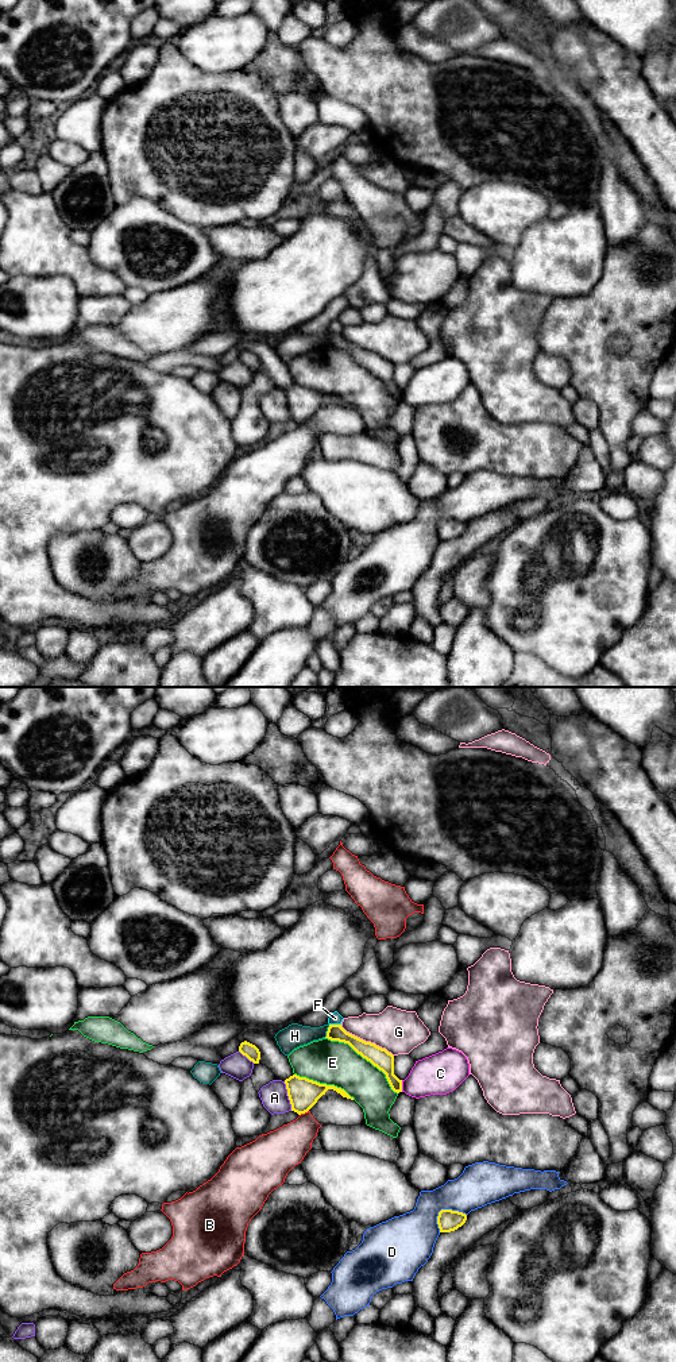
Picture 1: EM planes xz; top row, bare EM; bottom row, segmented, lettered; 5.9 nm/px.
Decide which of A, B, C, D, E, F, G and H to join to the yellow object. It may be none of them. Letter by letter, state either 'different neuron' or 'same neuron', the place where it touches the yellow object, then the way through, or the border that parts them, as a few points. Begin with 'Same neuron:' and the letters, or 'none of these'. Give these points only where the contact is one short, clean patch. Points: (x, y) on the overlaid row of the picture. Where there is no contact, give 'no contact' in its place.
Same neuron: none of these
A: different neuron; meets yellow in xz at (288, 1095)
B: different neuron; meets yellow in xz at (304, 1112)
C: different neuron; meets yellow in xz at (401, 1085)
D: different neuron; meets yellow in xz at (443, 1210)
E: different neuron; meets yellow in xz at (364, 1057)
F: different neuron; meets yellow in xz at (335, 1025); border along xz (329, 1023), (340, 1025)
G: different neuron; meets yellow in xz at (367, 1042)
H: different neuron; meets yellow in xz at (327, 1031)

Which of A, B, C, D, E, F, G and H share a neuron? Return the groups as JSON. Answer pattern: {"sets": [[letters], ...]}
{"sets": [["A"], ["B"], ["C"], ["D"], ["E"], ["F"], ["G"], ["H"]]}

